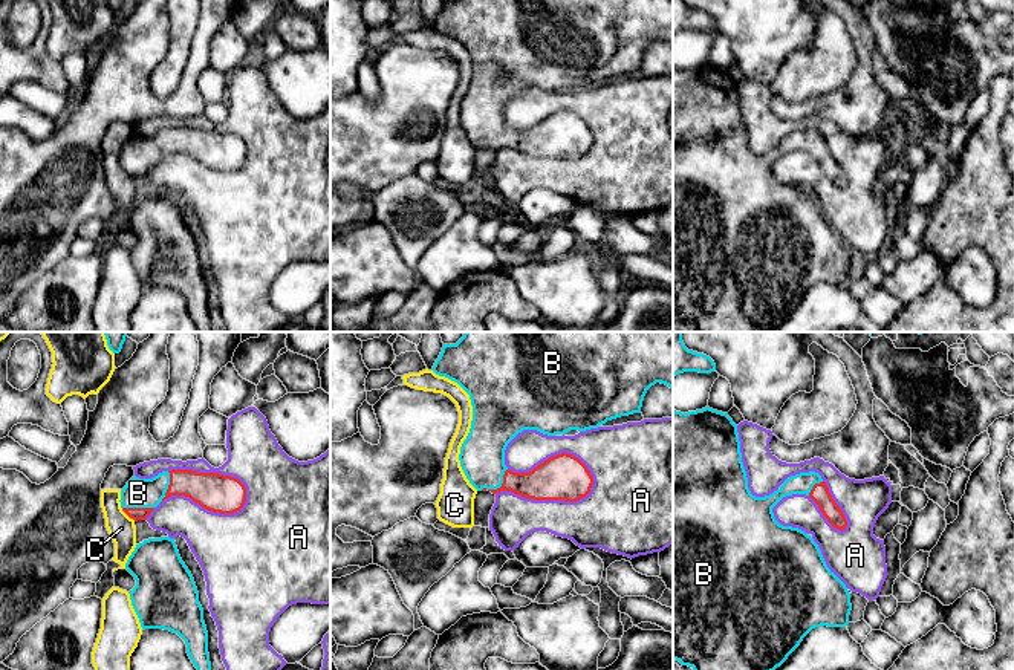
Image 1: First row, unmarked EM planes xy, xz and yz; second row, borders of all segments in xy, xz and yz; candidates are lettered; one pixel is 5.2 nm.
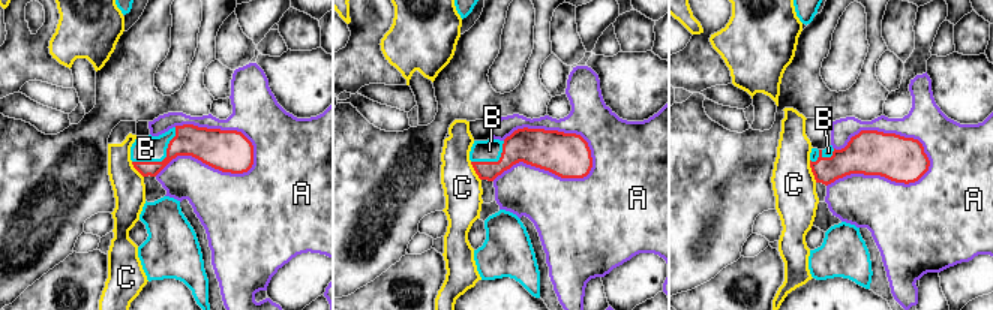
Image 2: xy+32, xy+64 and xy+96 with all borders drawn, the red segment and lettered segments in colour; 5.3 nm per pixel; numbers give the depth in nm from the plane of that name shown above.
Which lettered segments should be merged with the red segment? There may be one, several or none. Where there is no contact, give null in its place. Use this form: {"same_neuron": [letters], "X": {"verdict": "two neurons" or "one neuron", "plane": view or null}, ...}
{"same_neuron": ["B"], "A": {"verdict": "two neurons", "plane": "xz"}, "B": {"verdict": "one neuron", "plane": "xz"}, "C": {"verdict": "two neurons", "plane": "xy"}}

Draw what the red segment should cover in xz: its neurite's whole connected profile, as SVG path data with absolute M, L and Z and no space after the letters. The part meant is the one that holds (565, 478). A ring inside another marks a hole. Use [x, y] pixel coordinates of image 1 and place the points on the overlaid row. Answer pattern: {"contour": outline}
{"contour": "M465 332L456 344L444 344L439 358L433 366L433 372L457 382L470 395L473 421L470 433L460 447L459 460L466 479L477 491L488 489L492 494L511 491L534 500L577 502L586 497L593 485L590 471L578 457L561 453L549 457L529 473L514 473L505 465L505 450L508 444L523 430L537 430L543 434L555 436L564 434L570 430L586 431L590 428L598 428L607 421L641 413L644 396L652 385L661 382L673 389L673 332Z"}

